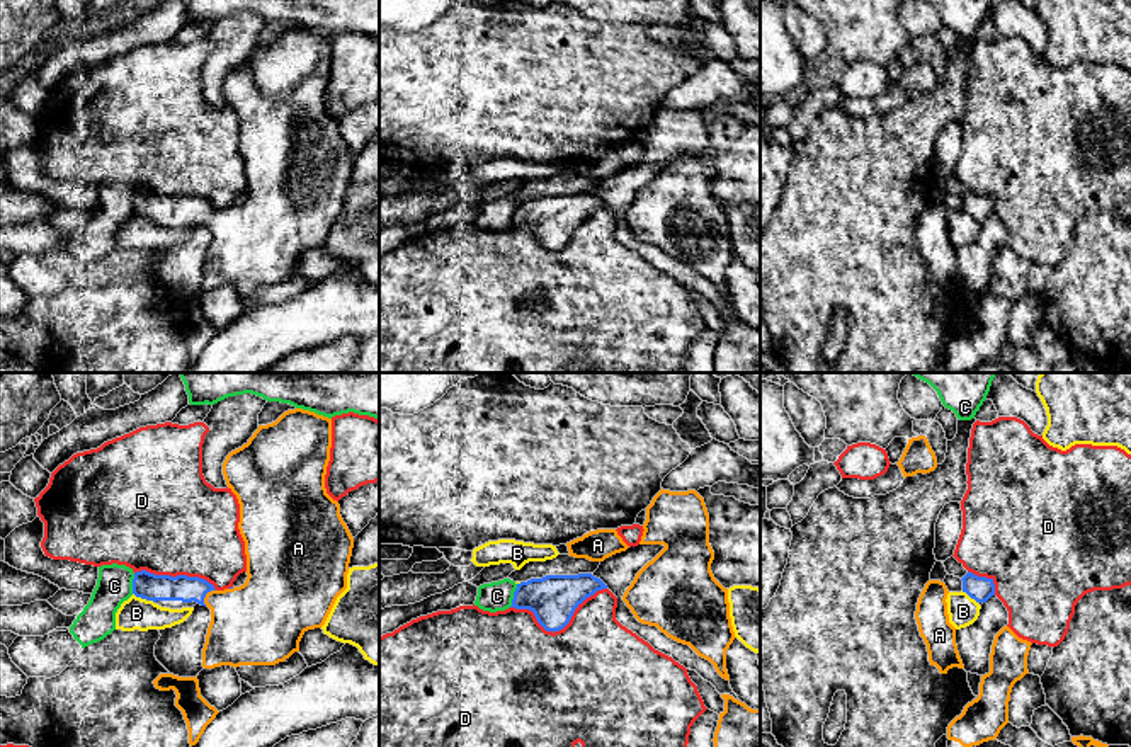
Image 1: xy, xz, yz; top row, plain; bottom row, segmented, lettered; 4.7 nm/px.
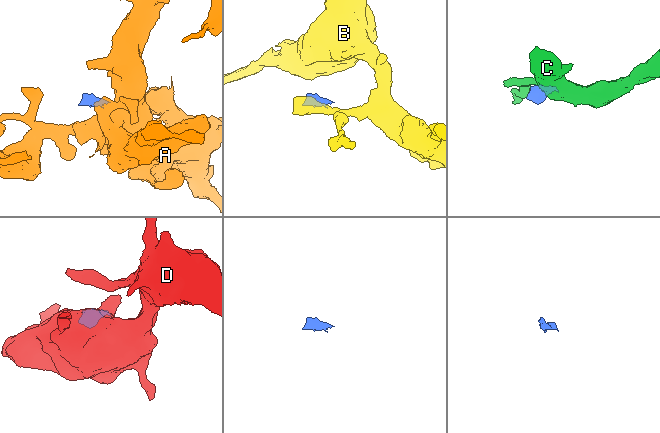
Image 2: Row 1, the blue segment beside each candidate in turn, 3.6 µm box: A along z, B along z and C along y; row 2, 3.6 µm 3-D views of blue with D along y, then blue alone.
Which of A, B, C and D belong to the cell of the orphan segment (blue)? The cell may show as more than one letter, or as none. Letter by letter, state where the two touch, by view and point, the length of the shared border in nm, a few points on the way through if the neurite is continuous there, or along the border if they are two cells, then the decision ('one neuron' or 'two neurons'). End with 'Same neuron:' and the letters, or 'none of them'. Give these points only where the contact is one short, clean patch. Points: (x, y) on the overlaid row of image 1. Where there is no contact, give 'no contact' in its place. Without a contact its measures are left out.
A: contact xy (204, 596); length 90 nm; way xy (153, 587), (198, 589), (204, 596), (220, 601), (249, 625); one neuron
B: contact xy (143, 598); length 120 nm; border xy (133, 593), (153, 603); two neurons
C: contact xz (514, 596); length 120 nm; border xz (517, 584), (509, 606); two neurons
D: contact xz (558, 630); length 460 nm; two neurons
Same neuron: A

